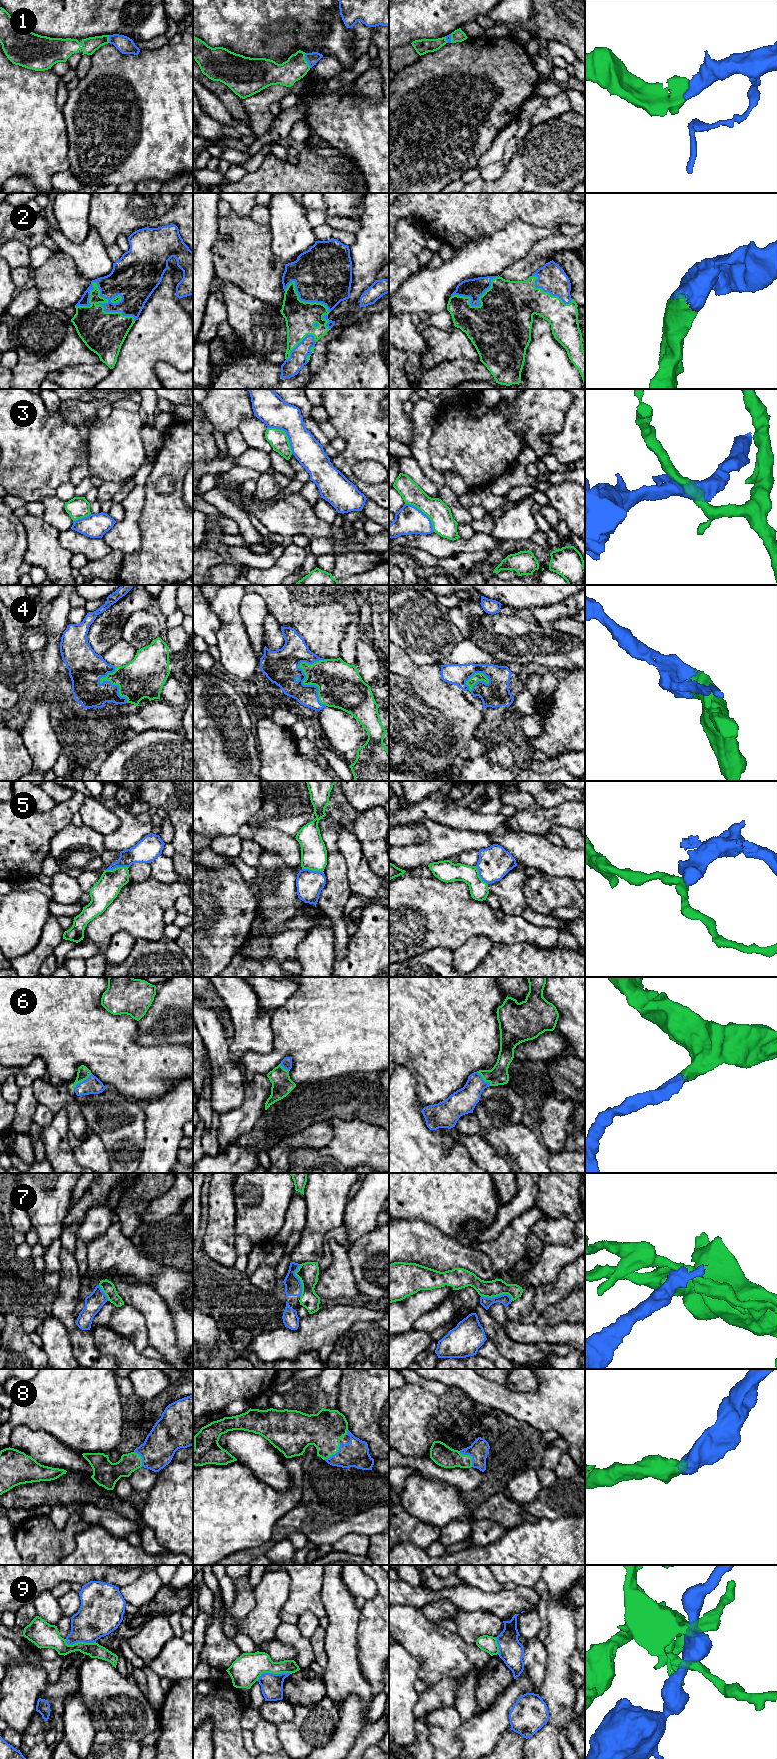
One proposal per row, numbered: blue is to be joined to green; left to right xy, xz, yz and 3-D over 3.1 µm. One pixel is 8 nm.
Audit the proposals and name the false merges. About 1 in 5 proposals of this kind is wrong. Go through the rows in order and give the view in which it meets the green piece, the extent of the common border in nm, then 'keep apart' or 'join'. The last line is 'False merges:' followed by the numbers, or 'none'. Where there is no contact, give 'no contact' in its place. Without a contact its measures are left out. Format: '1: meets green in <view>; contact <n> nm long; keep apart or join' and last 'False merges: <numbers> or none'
1: meets green in xz; contact 130 nm long; join
2: meets green in xy; contact 500 nm long; join
3: meets green in xz; contact 300 nm long; keep apart
4: meets green in xz; contact 420 nm long; join
5: meets green in xy; contact 190 nm long; keep apart
6: meets green in xy; contact 200 nm long; join
7: meets green in yz; contact 260 nm long; keep apart
8: meets green in yz; contact 170 nm long; join
9: meets green in xz; contact 280 nm long; keep apart
False merges: 3, 5, 7, 9

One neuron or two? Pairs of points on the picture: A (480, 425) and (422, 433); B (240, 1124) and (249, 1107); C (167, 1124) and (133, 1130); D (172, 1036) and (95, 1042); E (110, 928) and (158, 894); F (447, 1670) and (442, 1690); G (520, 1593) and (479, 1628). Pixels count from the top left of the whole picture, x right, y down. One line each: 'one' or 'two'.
A: two
B: one
C: two
D: two
E: one
F: two
G: two

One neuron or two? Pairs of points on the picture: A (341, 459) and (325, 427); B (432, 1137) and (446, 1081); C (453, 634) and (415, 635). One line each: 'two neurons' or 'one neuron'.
A: two neurons
B: two neurons
C: one neuron

